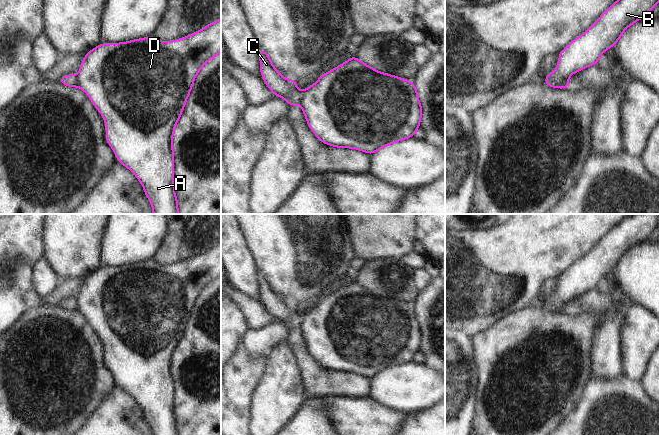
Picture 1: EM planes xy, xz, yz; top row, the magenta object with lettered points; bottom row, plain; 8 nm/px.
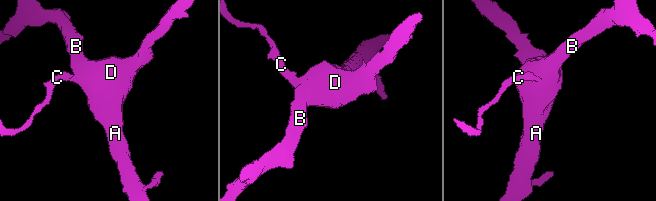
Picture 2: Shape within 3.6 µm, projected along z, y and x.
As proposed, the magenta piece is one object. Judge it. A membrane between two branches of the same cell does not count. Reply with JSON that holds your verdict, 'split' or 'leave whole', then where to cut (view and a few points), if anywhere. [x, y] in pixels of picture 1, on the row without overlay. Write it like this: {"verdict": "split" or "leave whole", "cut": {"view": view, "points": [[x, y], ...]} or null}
{"verdict": "split", "cut": {"view": "xz", "points": [[304, 316], [304, 324], [301, 329]]}}

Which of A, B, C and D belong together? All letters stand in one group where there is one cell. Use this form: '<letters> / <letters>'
A B D / C

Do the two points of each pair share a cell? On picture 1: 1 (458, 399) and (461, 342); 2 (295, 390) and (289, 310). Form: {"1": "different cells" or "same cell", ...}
{"1": "same cell", "2": "different cells"}

